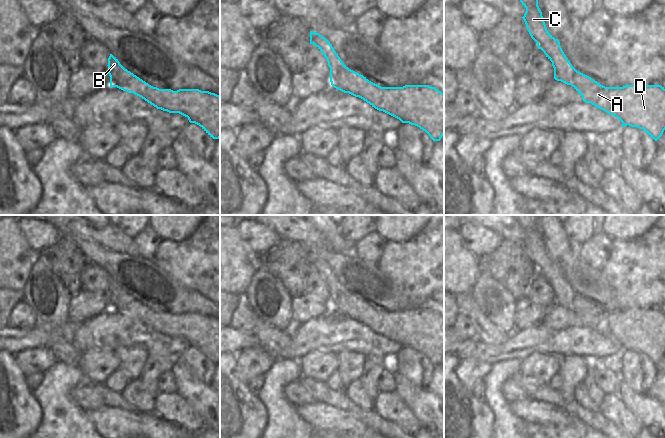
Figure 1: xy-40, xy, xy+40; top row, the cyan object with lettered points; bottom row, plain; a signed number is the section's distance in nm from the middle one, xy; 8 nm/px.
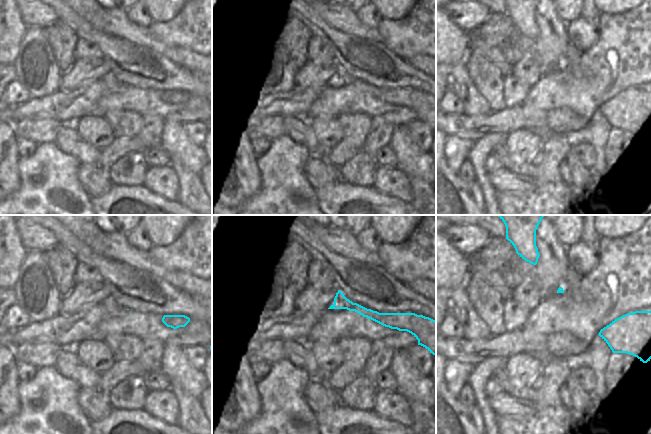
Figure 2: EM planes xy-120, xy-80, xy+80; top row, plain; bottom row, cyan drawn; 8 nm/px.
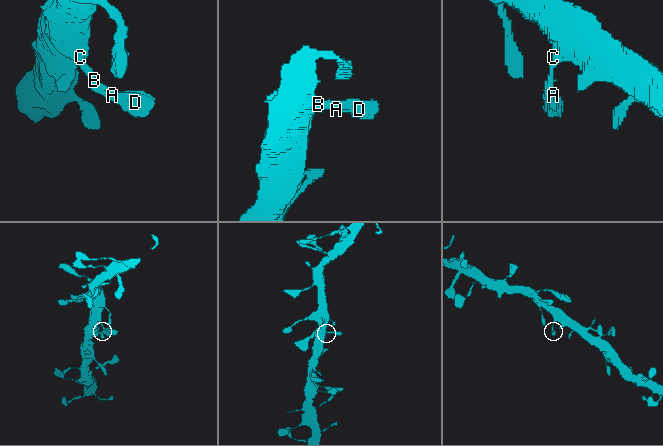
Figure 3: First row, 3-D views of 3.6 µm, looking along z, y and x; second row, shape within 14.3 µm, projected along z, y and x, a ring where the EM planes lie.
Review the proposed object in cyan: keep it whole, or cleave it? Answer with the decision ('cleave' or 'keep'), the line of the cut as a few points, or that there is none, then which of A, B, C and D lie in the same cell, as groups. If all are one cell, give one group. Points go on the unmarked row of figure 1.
keep; no cut; A B C D

